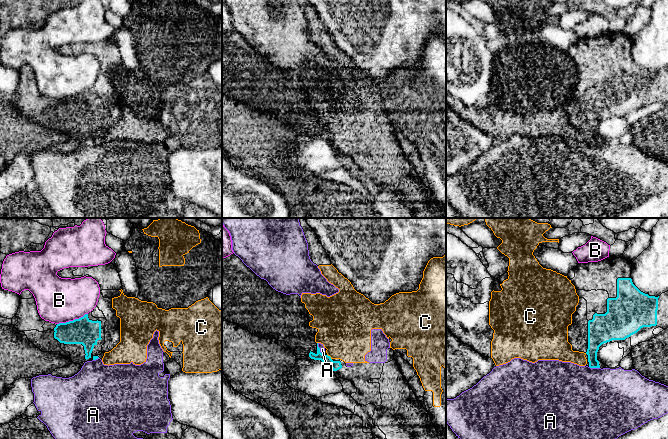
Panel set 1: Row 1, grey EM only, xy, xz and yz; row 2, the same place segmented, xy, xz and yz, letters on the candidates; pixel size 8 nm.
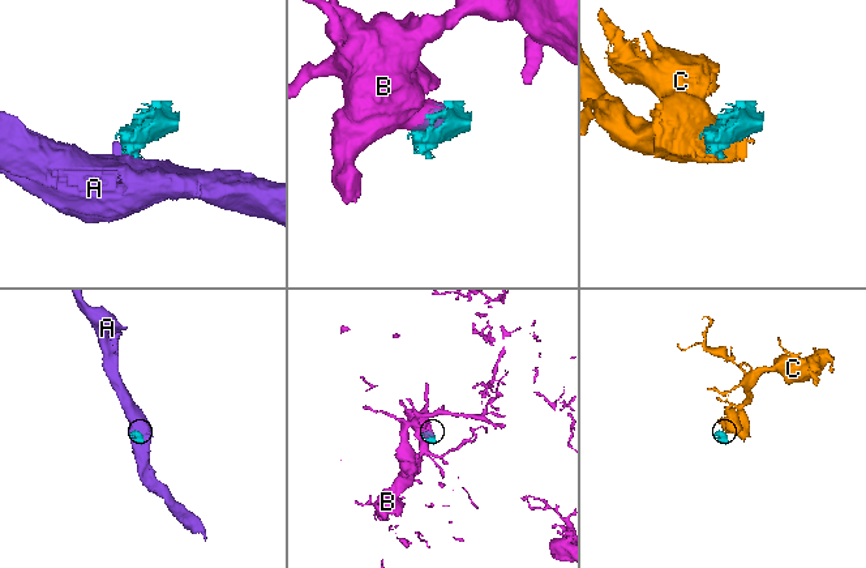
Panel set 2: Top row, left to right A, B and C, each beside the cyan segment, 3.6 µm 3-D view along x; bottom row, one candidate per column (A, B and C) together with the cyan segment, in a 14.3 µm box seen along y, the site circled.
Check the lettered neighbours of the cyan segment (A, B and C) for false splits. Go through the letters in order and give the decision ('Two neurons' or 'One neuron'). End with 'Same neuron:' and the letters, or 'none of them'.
A: Two neurons
B: Two neurons
C: Two neurons
Same neuron: none of them

